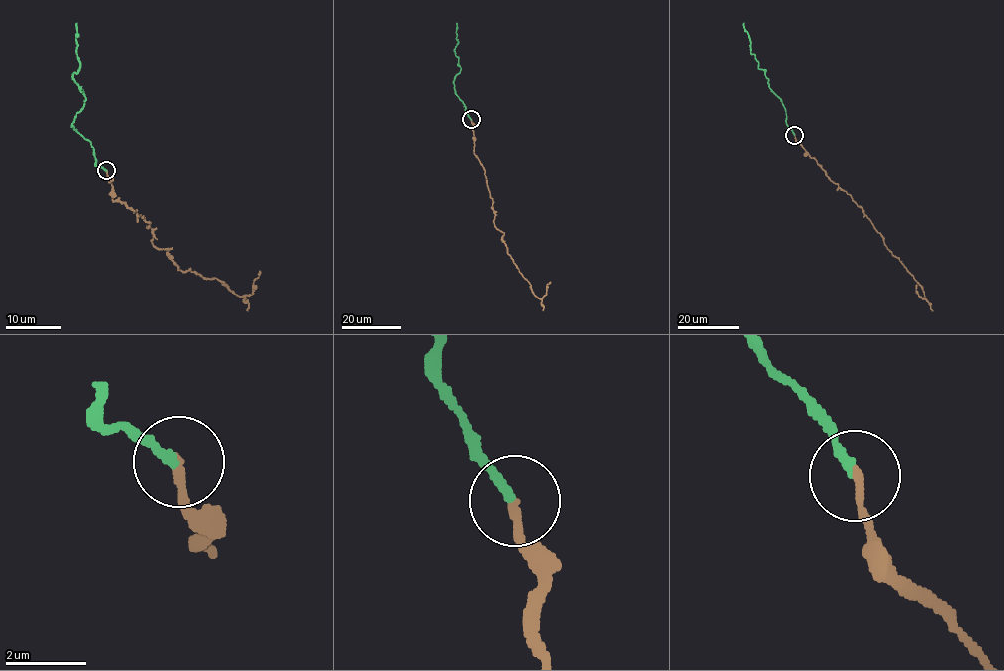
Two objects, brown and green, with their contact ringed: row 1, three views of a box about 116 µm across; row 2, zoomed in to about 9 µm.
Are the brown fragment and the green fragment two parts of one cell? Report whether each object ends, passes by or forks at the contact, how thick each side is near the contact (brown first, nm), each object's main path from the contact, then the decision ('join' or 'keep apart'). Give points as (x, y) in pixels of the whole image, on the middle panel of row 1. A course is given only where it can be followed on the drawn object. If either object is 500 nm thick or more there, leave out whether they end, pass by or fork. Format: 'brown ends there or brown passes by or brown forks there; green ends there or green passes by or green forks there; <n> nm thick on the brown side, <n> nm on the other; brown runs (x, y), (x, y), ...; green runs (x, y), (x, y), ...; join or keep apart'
brown ends there; green ends there; 200 nm thick on the brown side, 220 nm on the other; brown runs (471, 119), (474, 153), (485, 171), (493, 224), (504, 234), (506, 251), (534, 294), (542, 298), (551, 282); green runs (471, 119), (453, 81), (461, 68), (454, 52), (458, 41), (456, 23); join

